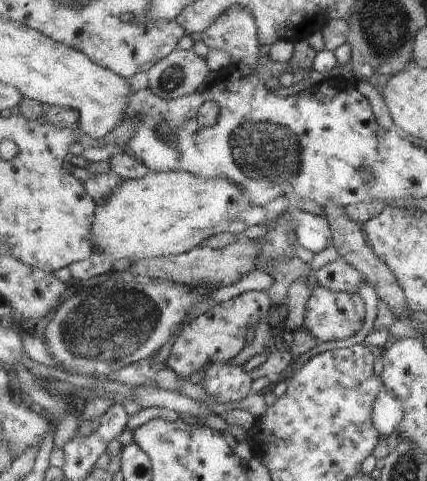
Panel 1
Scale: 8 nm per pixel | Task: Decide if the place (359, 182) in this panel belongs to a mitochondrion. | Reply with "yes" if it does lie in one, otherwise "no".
no

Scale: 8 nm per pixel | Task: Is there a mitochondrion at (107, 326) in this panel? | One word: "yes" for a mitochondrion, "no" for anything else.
yes

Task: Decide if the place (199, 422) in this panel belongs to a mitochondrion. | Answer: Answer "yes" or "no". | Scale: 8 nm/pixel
no

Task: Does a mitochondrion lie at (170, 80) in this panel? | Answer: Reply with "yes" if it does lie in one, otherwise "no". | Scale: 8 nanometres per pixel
yes

